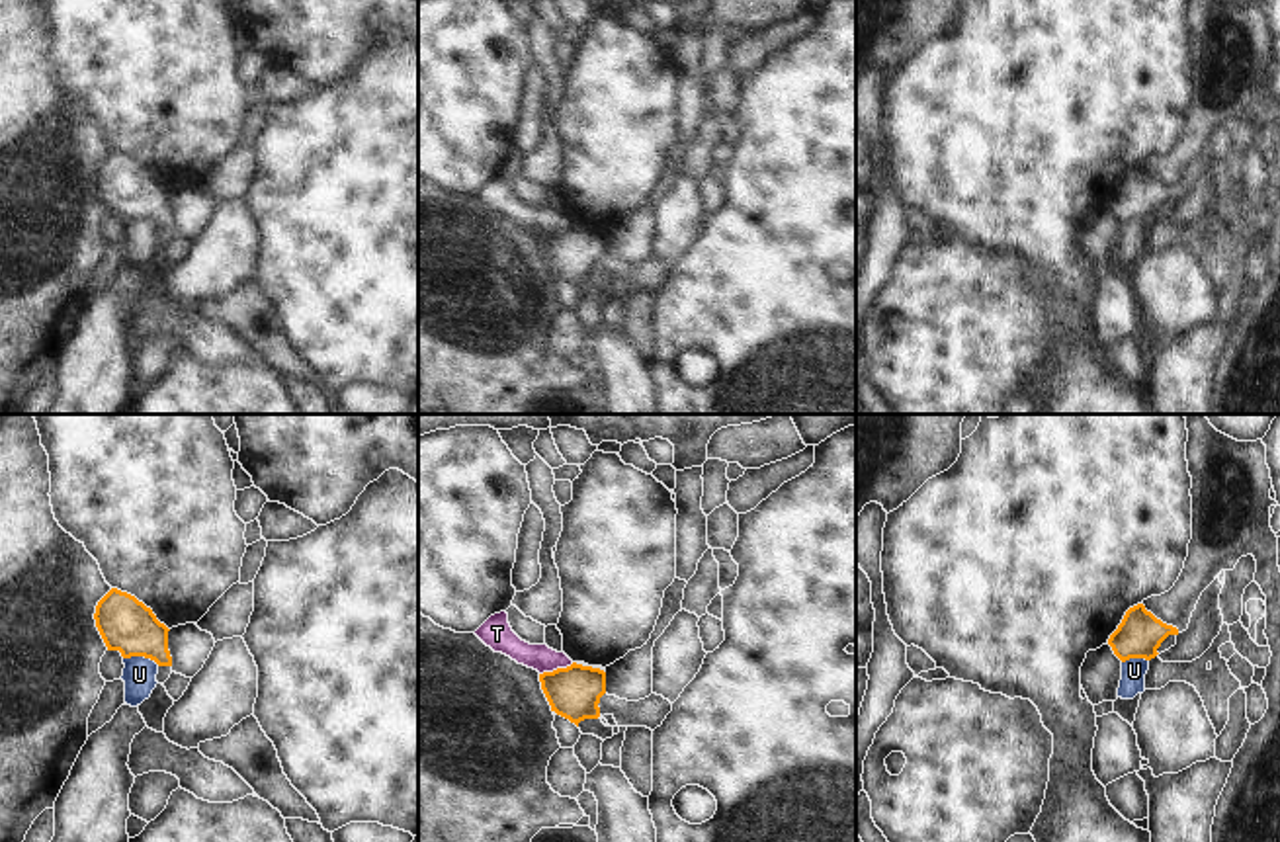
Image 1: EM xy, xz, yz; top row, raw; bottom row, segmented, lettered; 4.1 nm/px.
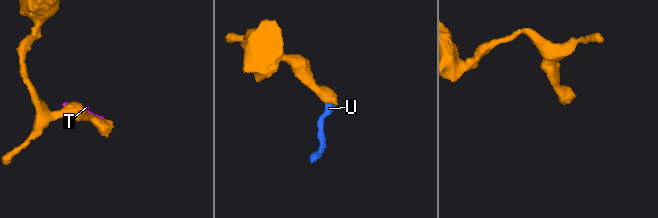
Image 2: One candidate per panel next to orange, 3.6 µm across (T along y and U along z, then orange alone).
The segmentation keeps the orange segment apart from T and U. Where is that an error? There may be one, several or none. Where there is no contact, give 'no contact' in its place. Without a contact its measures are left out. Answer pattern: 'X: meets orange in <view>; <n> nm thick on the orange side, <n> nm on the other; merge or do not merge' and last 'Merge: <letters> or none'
T: meets orange in xz; 220 nm thick on the orange side, 110 nm on the other; do not merge
U: meets orange in xy; 220 nm thick on the orange side, 140 nm on the other; do not merge
Merge: none

